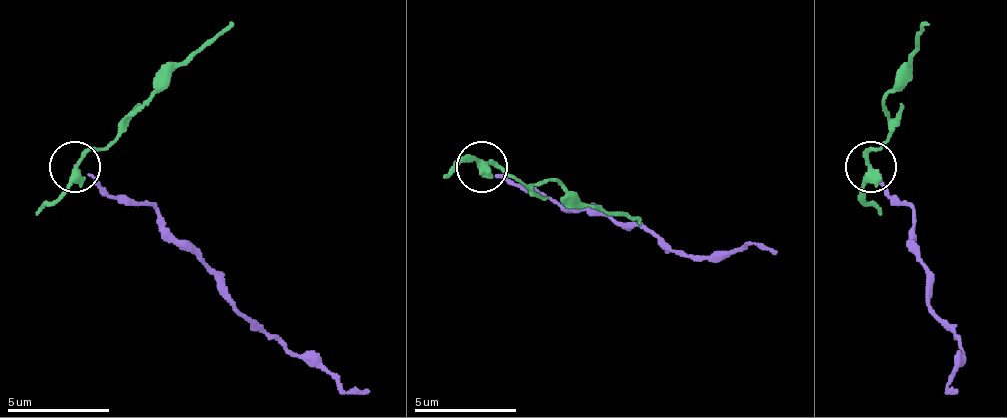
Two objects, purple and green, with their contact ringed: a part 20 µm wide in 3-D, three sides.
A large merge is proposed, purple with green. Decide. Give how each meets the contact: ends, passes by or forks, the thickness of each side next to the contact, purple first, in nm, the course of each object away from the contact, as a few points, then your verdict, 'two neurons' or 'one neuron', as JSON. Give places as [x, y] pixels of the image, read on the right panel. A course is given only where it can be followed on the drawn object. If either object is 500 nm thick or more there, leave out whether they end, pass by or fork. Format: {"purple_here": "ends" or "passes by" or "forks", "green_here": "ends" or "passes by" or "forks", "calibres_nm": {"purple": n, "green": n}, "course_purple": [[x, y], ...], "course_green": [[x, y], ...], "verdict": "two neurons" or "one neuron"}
{"purple_here": "ends", "green_here": "passes by", "calibres_nm": {"purple": 60, "green": 360}, "course_purple": [[872, 168], [892, 199], [912, 209], [928, 306], [958, 341], [958, 357], [948, 392], [953, 392]], "course_green": [[872, 168], [866, 153], [887, 137], [882, 97], [917, 51], [922, 20]], "verdict": "two neurons"}

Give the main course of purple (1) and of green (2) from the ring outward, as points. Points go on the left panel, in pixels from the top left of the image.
1: (76, 168), (116, 199), (132, 199), (152, 209), (234, 306), (279, 341), (310, 357), (346, 392), (371, 392)
2: (76, 168), (86, 153), (116, 137), (147, 97), (234, 20)

